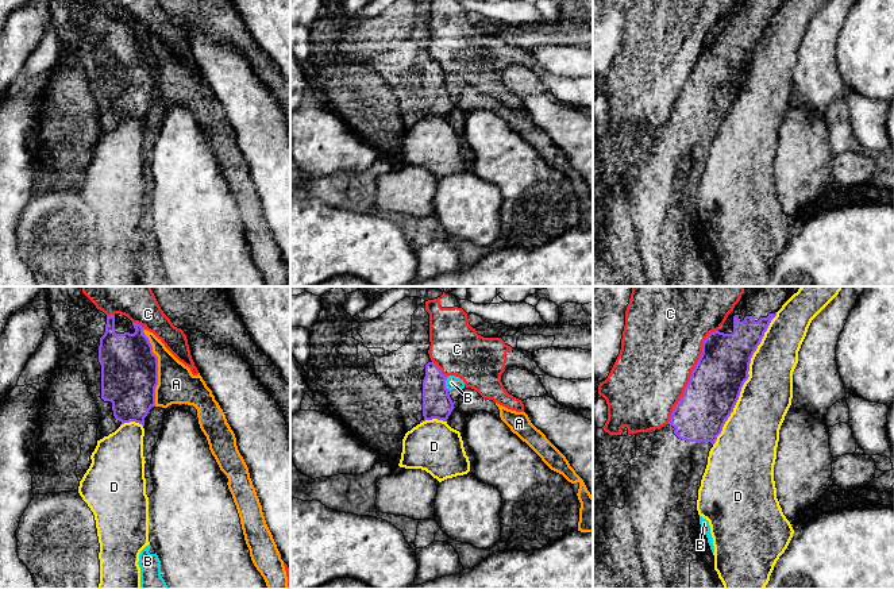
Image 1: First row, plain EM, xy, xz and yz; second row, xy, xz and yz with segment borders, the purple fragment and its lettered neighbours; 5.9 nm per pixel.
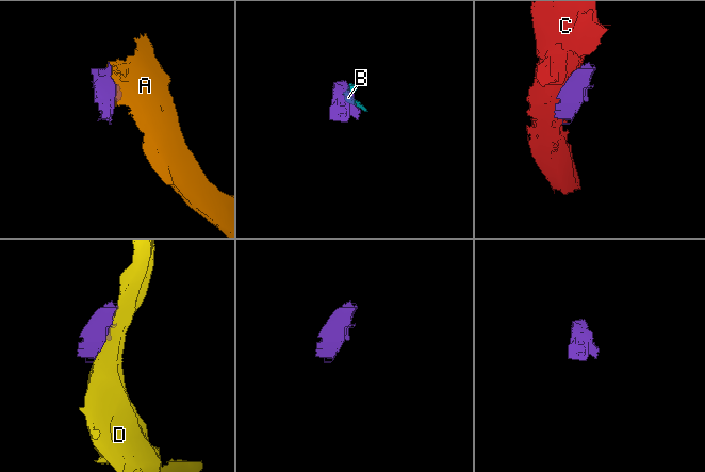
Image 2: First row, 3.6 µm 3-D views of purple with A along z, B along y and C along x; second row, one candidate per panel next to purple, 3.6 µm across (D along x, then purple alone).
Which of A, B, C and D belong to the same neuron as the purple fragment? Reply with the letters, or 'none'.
none

